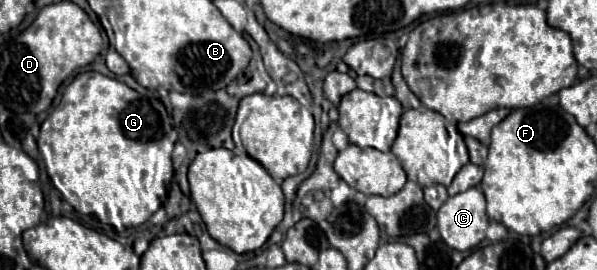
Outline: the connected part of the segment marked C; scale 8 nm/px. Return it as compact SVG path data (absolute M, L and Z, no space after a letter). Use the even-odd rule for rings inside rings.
M471 187L461 195L449 197L437 211L437 227L441 239L457 251L477 247L485 239L489 219L485 213L485 195Z

